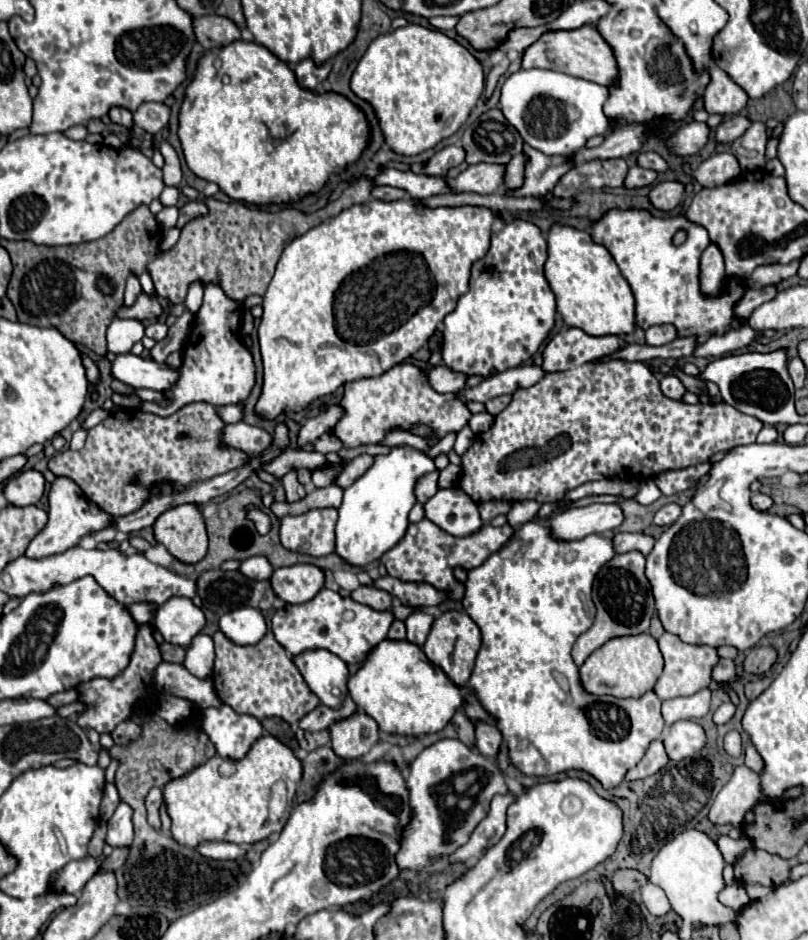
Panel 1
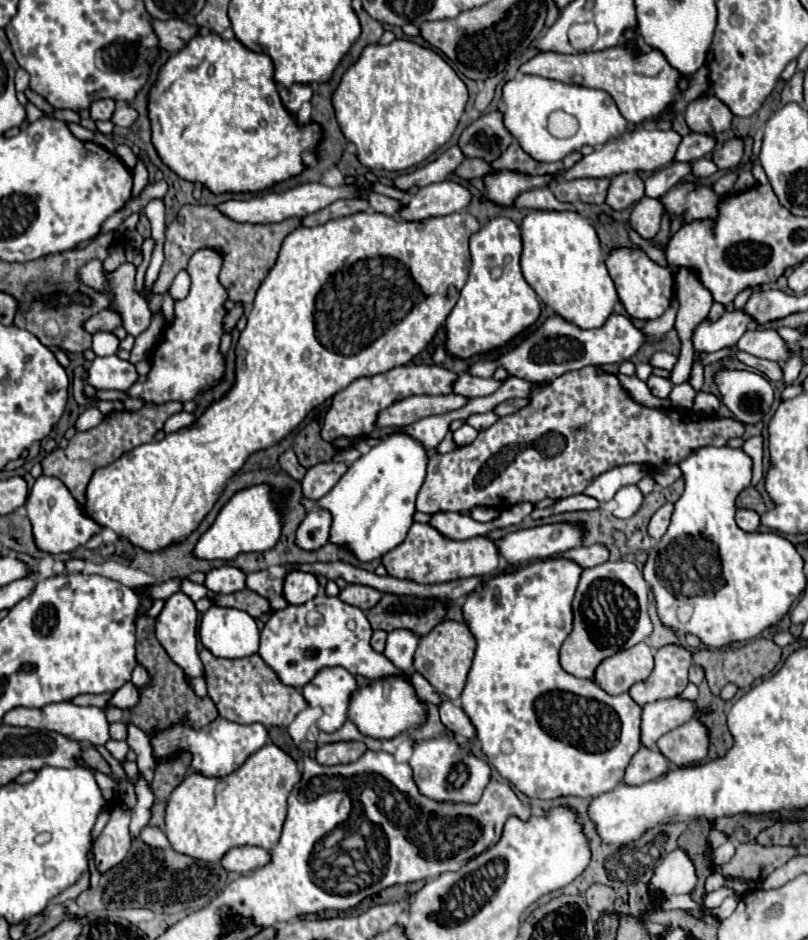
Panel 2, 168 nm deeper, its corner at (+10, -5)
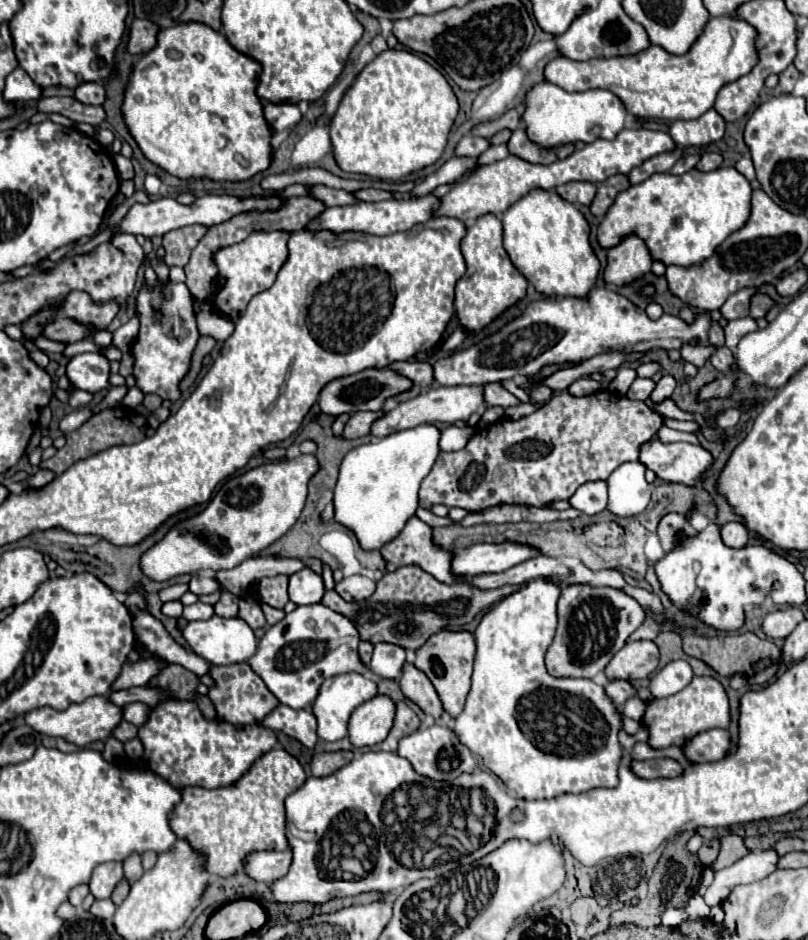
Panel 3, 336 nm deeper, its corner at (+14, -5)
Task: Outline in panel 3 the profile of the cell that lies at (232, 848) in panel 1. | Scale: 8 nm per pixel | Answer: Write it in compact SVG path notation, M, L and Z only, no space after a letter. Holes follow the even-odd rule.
M265 850L265 852L251 852L245 858L245 868L243 872L261 882L275 882L277 878L283 878L289 870L291 854L289 850L275 852L275 850Z

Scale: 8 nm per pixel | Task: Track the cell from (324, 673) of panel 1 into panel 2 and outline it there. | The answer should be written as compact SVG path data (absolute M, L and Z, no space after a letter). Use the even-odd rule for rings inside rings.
M325 668L303 688L307 704L323 710L319 730L335 732L345 724L349 700L357 688L355 676L345 668Z

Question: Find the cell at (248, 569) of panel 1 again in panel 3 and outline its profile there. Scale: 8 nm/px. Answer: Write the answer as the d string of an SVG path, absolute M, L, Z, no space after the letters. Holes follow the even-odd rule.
M193 574L191 582L189 582L189 590L193 594L213 594L213 592L219 592L223 590L223 586L217 582L217 578L213 576L201 576L201 574Z

